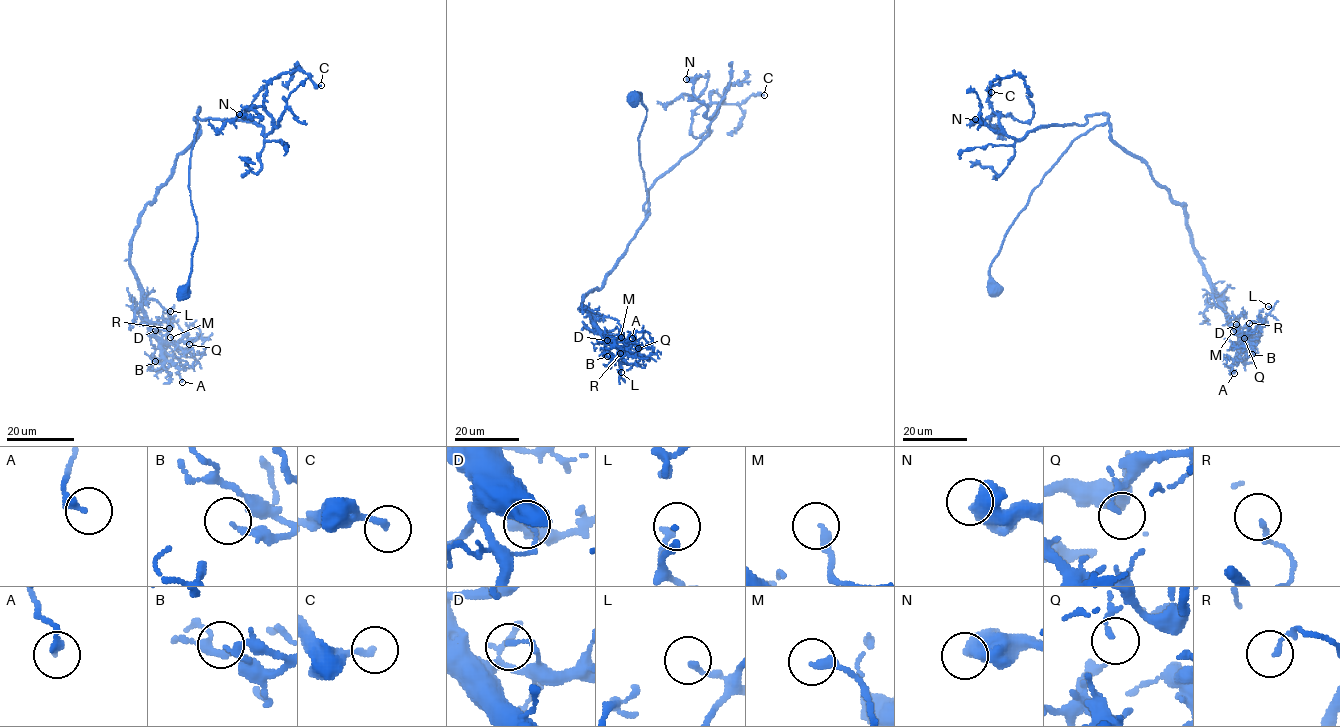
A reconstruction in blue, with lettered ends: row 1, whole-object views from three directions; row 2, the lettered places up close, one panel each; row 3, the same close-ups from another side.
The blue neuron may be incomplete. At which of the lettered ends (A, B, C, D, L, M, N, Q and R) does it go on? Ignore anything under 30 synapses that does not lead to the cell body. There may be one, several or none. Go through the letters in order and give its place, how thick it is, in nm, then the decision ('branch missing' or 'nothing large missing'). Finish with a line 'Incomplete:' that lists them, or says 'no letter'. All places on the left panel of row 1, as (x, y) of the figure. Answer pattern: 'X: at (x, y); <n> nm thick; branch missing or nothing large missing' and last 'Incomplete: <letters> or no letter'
A: at (182, 382); 240 nm thick; nothing large missing
B: at (155, 361); 190 nm thick; nothing large missing
C: at (321, 85); 190 nm thick; nothing large missing
D: at (155, 330); 110 nm thick; nothing large missing
L: at (170, 311); 190 nm thick; nothing large missing
M: at (170, 337); 280 nm thick; nothing large missing
N: at (239, 114); 480 nm thick; nothing large missing
Q: at (189, 344); 130 nm thick; nothing large missing
R: at (169, 328); 140 nm thick; nothing large missing
Incomplete: no letter

